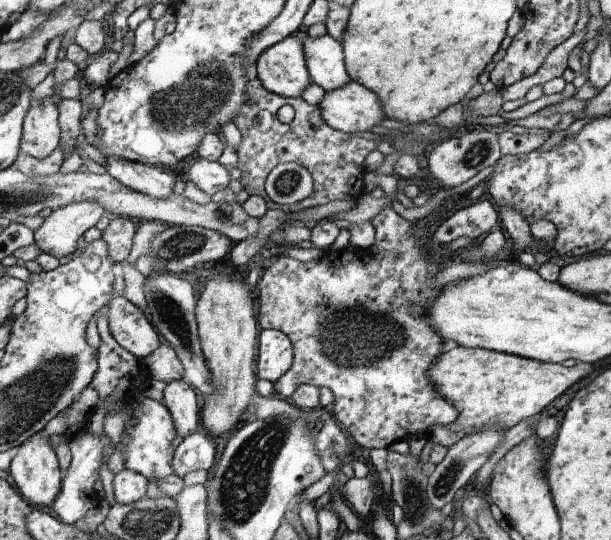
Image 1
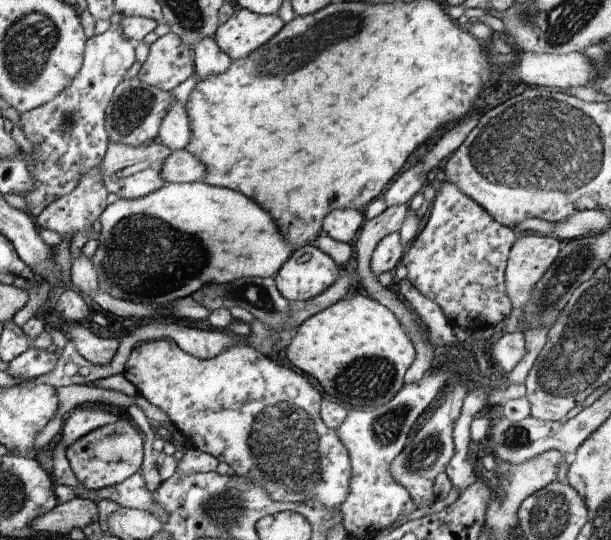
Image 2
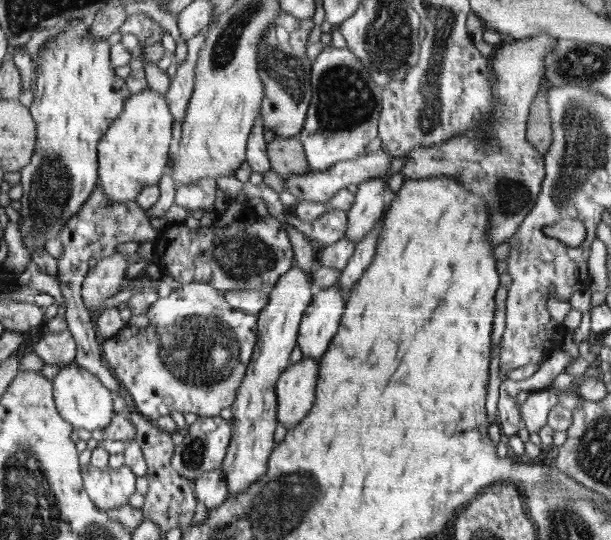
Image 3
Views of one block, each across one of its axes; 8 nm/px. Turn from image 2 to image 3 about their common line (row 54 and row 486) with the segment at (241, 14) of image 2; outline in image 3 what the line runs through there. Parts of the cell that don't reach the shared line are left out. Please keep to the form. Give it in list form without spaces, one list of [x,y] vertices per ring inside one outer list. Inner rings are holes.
[[[296,262],[288,272],[279,278],[275,289],[269,292],[269,303],[258,314],[258,340],[250,364],[246,368],[246,375],[242,380],[240,389],[238,389],[235,402],[231,406],[232,414],[234,414],[230,421],[232,438],[221,464],[222,476],[228,482],[228,497],[250,489],[255,482],[258,482],[267,473],[267,462],[273,452],[274,428],[276,428],[276,386],[279,383],[278,378],[281,378],[282,370],[289,368],[290,352],[296,346],[296,336],[299,336],[300,318],[314,300],[312,290],[310,290],[312,285],[312,274],[304,273]]]

